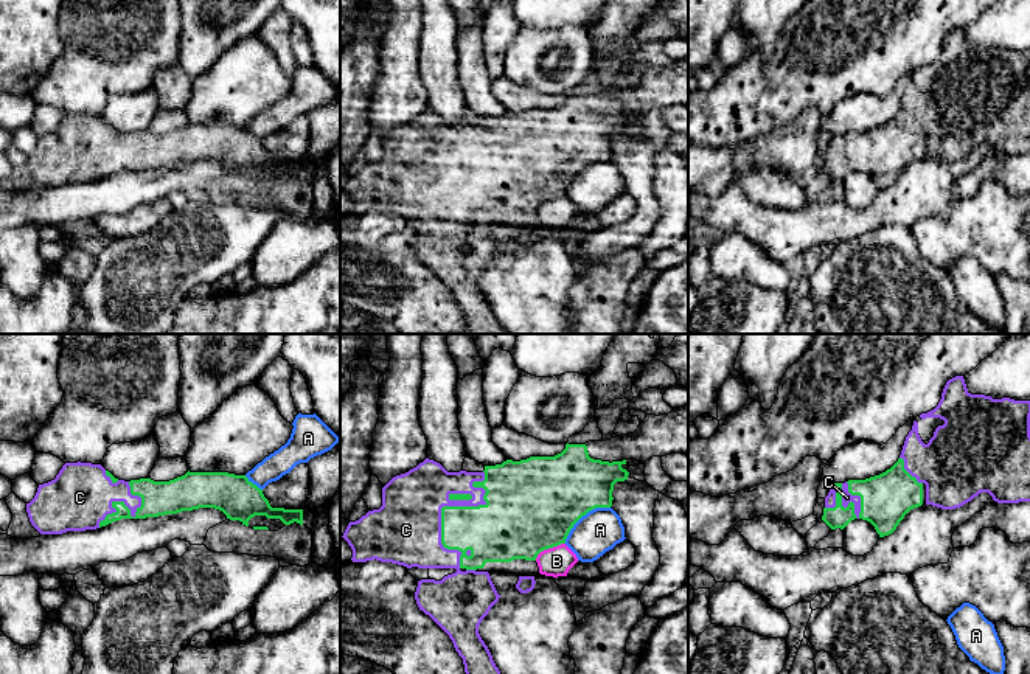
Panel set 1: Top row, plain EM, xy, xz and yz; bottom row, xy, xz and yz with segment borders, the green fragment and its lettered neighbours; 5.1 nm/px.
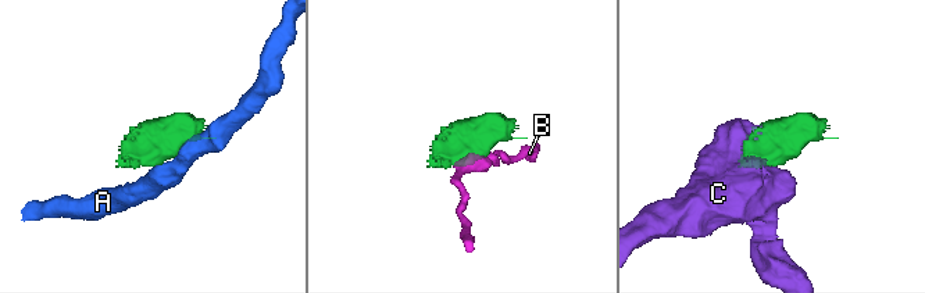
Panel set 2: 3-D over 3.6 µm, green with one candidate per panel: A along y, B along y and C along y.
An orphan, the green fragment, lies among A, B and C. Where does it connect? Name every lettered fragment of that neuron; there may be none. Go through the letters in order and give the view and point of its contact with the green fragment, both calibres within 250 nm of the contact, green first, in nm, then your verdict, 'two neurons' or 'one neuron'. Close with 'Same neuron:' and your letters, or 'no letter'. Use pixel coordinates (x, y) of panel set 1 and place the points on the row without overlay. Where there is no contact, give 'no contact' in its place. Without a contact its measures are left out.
A: contact xz (583, 166); calibres 460 and 220 nm; two neurons
B: contact xz (549, 199); calibres 480 and 150 nm; two neurons
C: contact xz (451, 159); calibres 300 and 360 nm; one neuron
Same neuron: C

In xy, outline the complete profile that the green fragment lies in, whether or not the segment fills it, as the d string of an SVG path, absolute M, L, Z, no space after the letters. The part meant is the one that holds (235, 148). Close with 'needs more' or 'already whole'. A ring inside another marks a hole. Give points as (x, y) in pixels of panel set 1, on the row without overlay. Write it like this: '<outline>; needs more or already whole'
M65 115L54 132L39 137L34 151L26 155L26 165L31 177L40 186L62 186L67 183L85 183L106 179L121 171L146 171L199 160L214 160L227 168L227 172L210 180L204 197L214 205L238 205L249 208L270 208L280 213L280 219L298 217L304 219L312 213L312 183L303 175L303 162L272 160L264 149L263 141L253 137L245 127L228 124L186 124L169 134L154 134L151 130L118 132L101 116L92 115ZM255 168L267 171L280 171L284 179L270 183L267 179L249 179L249 172Z; needs more

